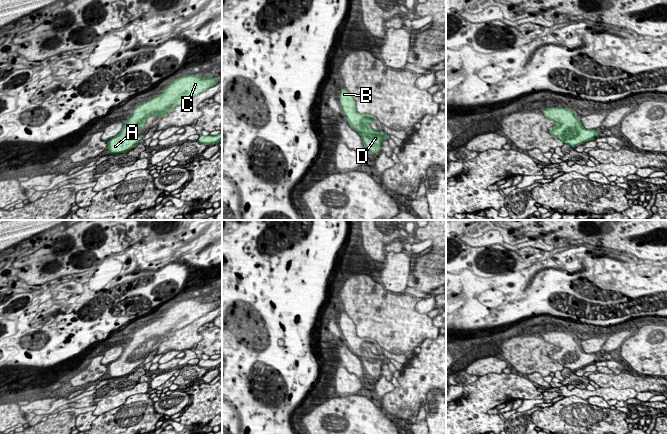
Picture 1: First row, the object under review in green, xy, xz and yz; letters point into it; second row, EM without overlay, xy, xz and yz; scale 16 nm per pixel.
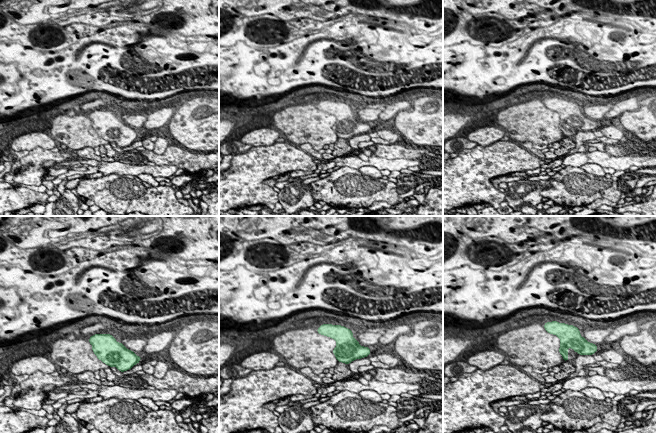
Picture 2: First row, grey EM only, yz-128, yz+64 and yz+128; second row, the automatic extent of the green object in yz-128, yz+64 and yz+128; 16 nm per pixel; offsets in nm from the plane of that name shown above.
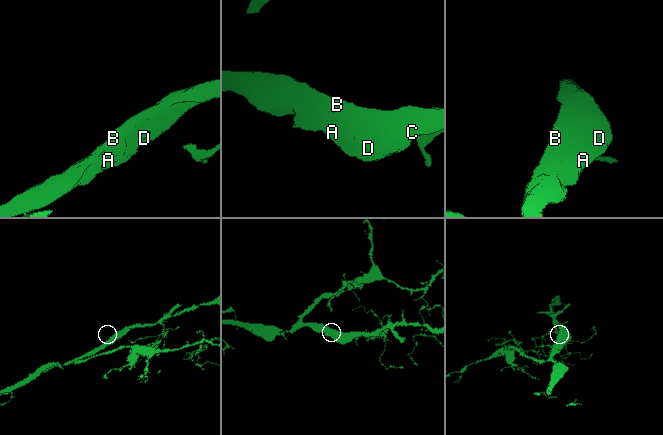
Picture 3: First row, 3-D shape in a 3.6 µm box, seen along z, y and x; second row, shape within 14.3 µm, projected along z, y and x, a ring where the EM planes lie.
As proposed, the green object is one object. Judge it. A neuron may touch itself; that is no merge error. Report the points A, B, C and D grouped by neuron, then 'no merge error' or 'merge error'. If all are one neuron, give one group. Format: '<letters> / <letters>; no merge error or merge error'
A B C D; no merge error

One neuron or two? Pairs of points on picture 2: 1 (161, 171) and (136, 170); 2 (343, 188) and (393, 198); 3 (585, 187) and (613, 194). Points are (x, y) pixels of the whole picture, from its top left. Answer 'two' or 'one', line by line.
1: one
2: one
3: one

